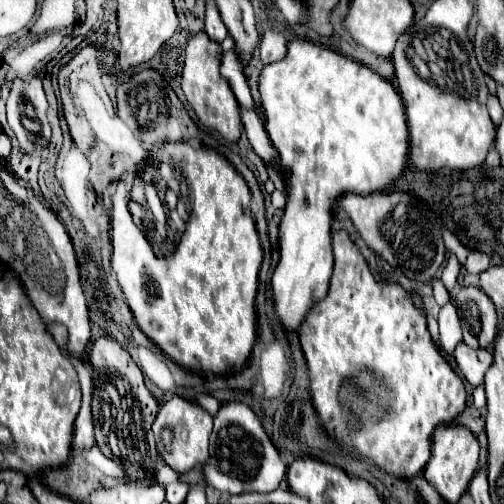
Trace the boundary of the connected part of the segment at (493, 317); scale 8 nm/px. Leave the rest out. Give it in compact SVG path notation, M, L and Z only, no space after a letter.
M476 286L462 288L456 294L458 316L462 322L462 336L470 348L490 348L498 334L498 312L492 300Z

